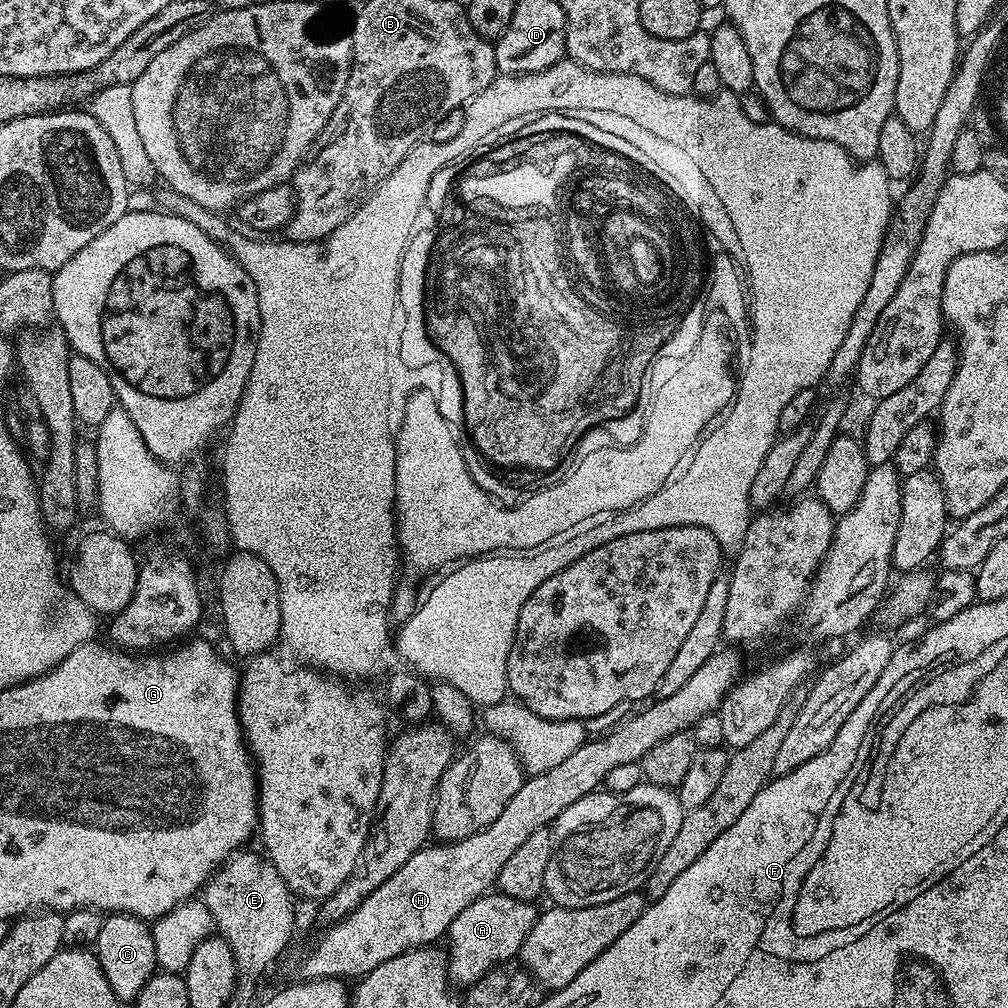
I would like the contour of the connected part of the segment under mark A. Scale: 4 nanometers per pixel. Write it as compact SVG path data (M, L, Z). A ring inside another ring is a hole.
M493 890L487 896L479 896L454 922L446 933L446 963L448 979L453 985L469 986L484 975L503 965L503 960L519 957L520 947L534 926L538 915L537 905L531 900L510 898L506 893Z

